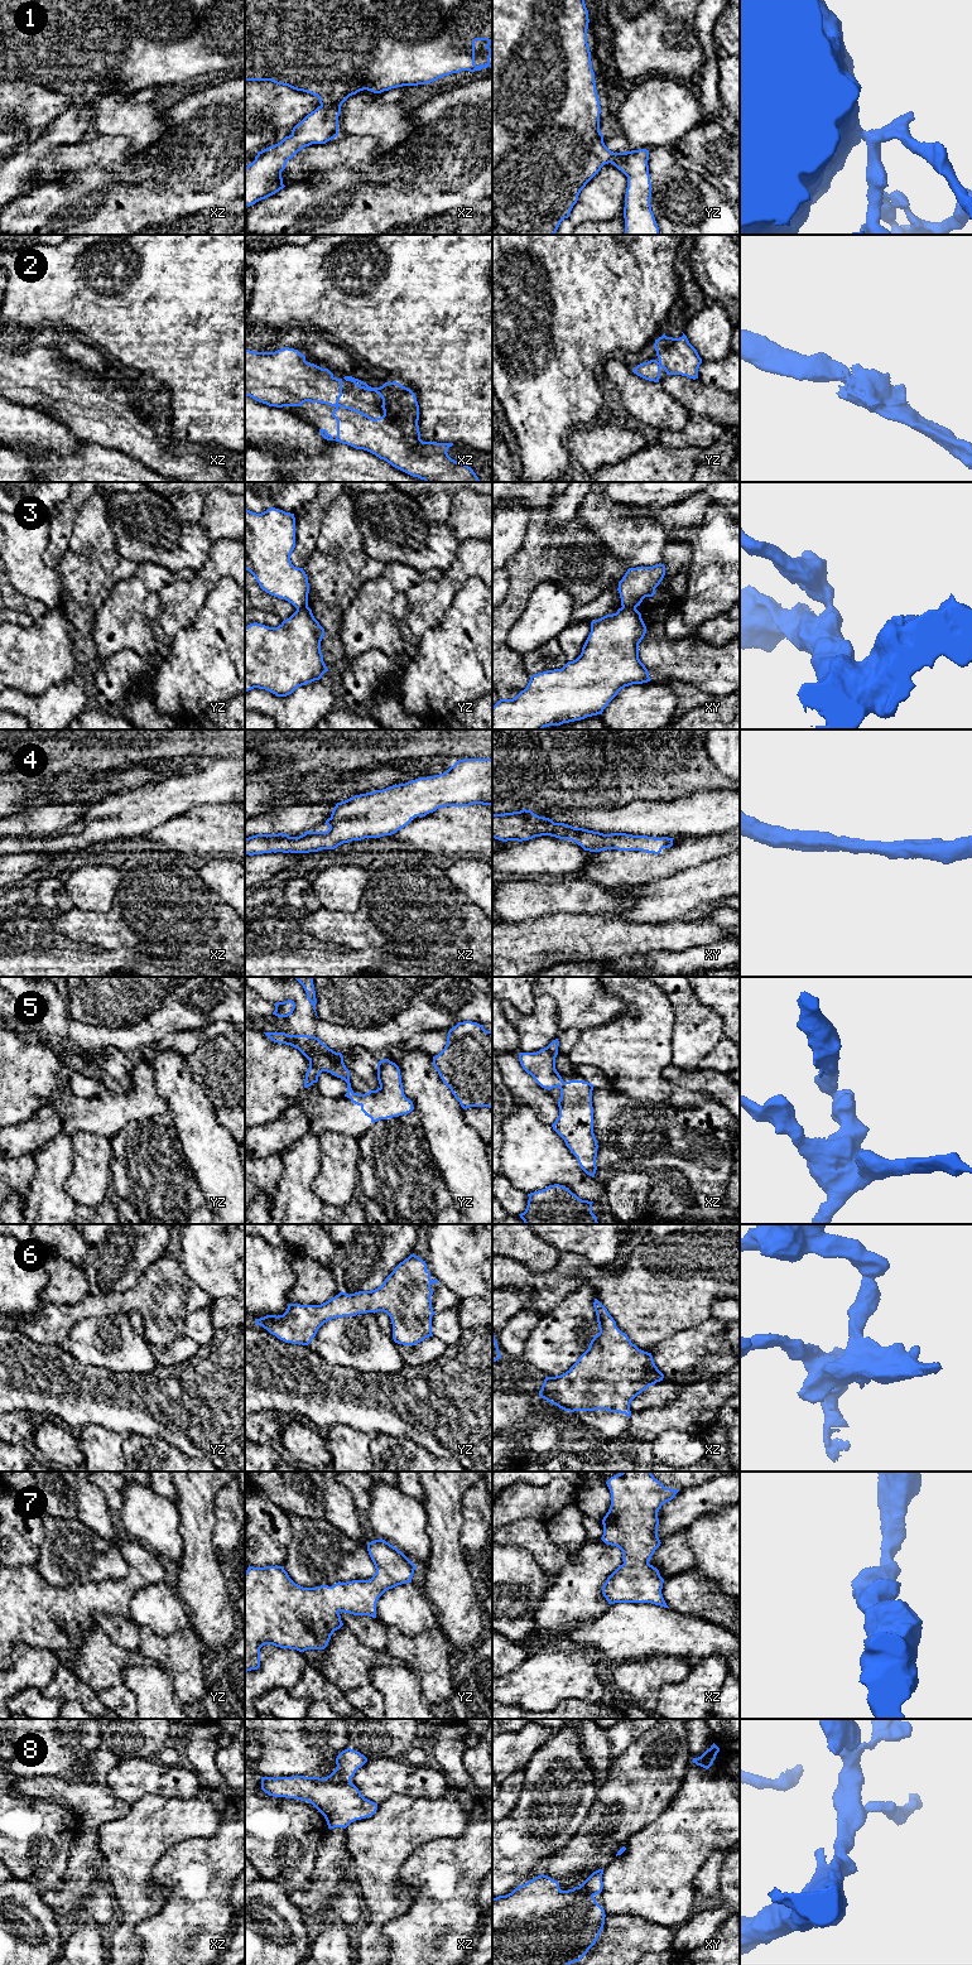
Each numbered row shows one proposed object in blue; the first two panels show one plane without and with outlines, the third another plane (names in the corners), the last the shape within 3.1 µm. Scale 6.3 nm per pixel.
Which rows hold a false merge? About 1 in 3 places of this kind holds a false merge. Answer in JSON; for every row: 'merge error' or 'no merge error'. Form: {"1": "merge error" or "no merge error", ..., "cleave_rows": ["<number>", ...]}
{"1": "no merge error", "2": "no merge error", "3": "merge error", "4": "no merge error", "5": "no merge error", "6": "no merge error", "7": "no merge error", "8": "no merge error", "cleave_rows": ["3"]}

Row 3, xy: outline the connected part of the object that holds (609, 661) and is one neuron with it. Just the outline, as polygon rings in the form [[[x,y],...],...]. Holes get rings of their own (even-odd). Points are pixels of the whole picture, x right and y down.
[[[621,607],[591,622],[591,632],[581,655],[562,669],[530,676],[524,690],[513,699],[500,699],[492,707],[492,729],[543,729],[602,714],[625,687],[650,682],[648,669],[639,659],[639,644],[646,634],[641,613]]]

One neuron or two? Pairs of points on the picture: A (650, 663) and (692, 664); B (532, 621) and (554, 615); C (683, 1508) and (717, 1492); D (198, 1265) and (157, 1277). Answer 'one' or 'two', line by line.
A: one
B: one
C: one
D: two

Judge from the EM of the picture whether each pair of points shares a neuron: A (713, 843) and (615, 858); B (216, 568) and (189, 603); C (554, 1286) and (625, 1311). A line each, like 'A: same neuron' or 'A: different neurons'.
A: same neuron
B: same neuron
C: same neuron

